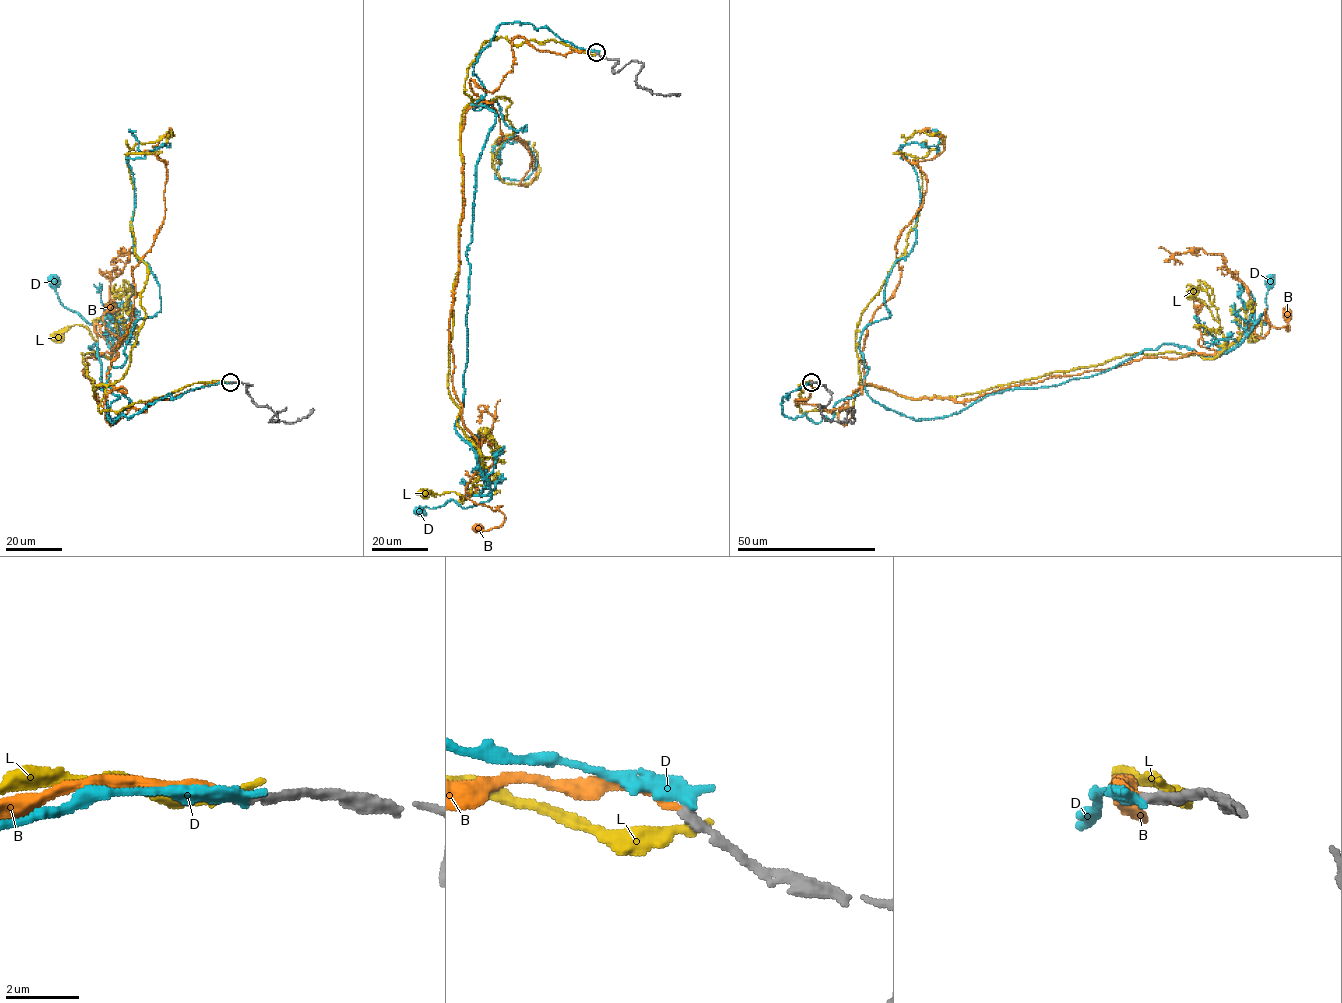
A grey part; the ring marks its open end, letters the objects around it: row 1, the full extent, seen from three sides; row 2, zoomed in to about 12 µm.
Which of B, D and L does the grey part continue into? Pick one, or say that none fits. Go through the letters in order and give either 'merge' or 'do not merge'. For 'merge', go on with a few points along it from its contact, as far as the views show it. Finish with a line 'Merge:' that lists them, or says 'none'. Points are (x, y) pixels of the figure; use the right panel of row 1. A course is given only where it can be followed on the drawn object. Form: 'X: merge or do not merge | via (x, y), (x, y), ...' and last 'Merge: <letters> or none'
B: merge | via (811, 383), (795, 402), (848, 408), (842, 424), (870, 383), (964, 402), (1215, 354), (1286, 314)
D: do not merge
L: do not merge
Merge: B

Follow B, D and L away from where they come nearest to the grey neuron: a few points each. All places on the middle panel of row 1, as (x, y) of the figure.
B: (596, 52), (516, 36), (497, 89), (470, 80), (491, 103), (460, 144), (460, 497), (504, 516), (478, 527)
D: (597, 52), (513, 21), (474, 64), (495, 121), (476, 166), (455, 427), (491, 497), (419, 512)
L: (597, 54), (498, 38), (468, 68), (448, 388), (482, 467), (462, 502), (454, 492), (425, 494)

